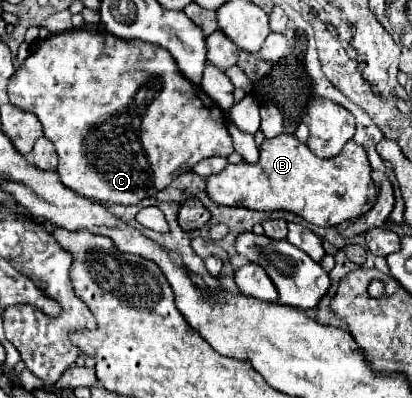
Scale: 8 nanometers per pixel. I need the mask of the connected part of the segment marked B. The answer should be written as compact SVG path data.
M279 135L273 139L265 139L259 147L259 161L255 165L251 163L237 163L237 165L227 165L221 173L215 173L207 177L207 195L211 201L217 205L227 205L227 207L247 207L253 211L289 211L299 217L303 217L307 223L321 225L321 227L335 227L343 221L357 219L369 207L373 205L377 197L375 183L371 181L371 165L367 159L367 153L361 145L355 141L347 141L345 147L341 149L339 155L331 159L319 159L309 151L309 147L293 135Z

